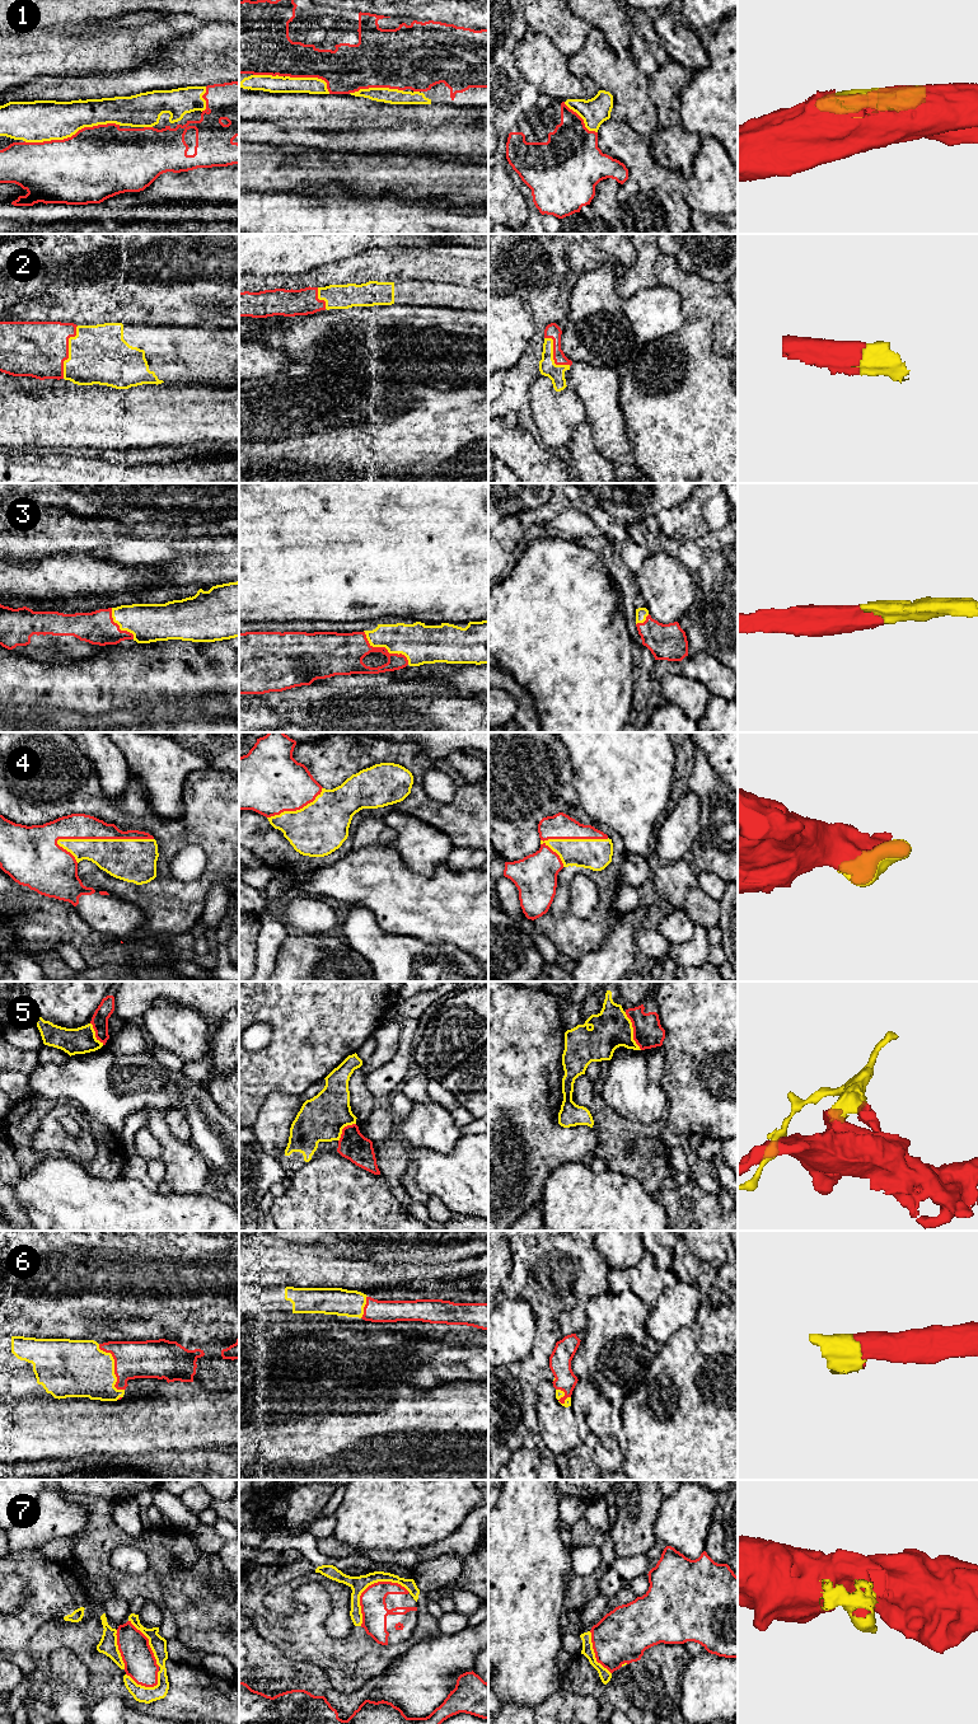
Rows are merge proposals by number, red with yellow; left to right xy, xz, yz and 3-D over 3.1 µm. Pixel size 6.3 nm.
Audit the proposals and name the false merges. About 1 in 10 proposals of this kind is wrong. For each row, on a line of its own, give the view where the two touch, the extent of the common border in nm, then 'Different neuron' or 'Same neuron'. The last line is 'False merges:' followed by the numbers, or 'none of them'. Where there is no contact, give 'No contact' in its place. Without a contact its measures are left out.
1: Touches red in xy. Shared border 600 nm. Same neuron
2: Touches red in xy. Shared border 340 nm. Same neuron
3: Touches red in xz. Shared border 360 nm. Same neuron
4: Touches red in xy. Shared border 600 nm. Same neuron
5: Touches red in yz. Shared border 260 nm. Same neuron
6: Touches red in xy. Shared border 340 nm. Same neuron
7: Touches red in xz. Shared border 380 nm. Different neuron
False merges: 7

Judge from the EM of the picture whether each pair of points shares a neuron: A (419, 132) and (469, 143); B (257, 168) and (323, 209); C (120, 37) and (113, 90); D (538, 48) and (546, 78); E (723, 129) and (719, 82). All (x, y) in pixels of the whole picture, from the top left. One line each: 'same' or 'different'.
A: same
B: different
C: different
D: same
E: same

